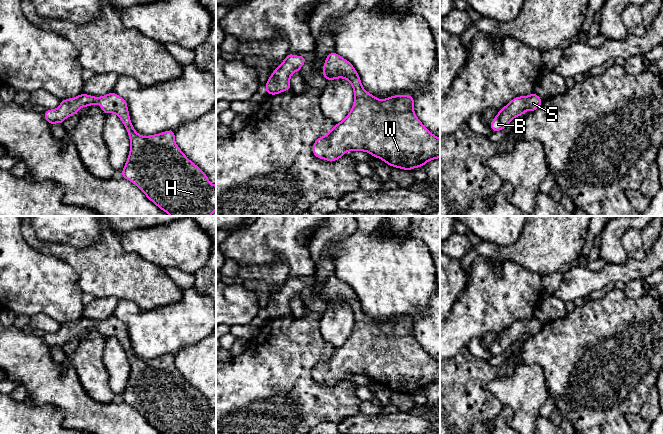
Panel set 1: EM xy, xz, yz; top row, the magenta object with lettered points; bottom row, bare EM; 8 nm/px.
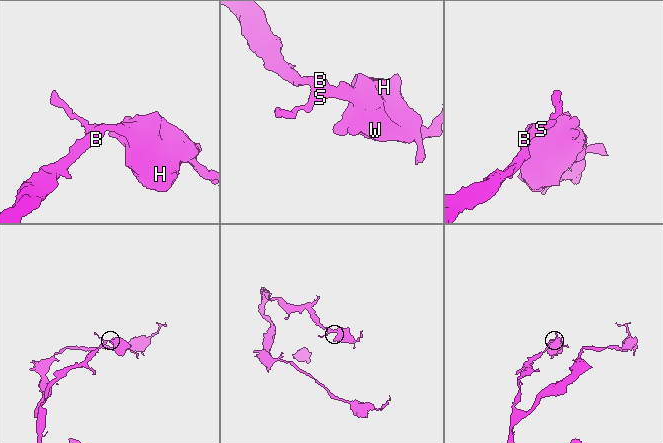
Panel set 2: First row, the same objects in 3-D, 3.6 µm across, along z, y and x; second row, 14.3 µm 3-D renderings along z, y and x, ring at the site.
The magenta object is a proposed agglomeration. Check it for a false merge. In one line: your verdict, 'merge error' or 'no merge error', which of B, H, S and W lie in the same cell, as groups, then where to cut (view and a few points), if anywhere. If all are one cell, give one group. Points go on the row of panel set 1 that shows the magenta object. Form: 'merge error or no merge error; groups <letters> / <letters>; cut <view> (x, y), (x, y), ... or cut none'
no merge error; groups B H S W; cut none

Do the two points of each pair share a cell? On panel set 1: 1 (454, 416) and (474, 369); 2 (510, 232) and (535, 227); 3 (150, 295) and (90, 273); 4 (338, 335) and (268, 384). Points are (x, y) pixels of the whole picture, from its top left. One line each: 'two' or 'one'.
1: one
2: two
3: one
4: two

